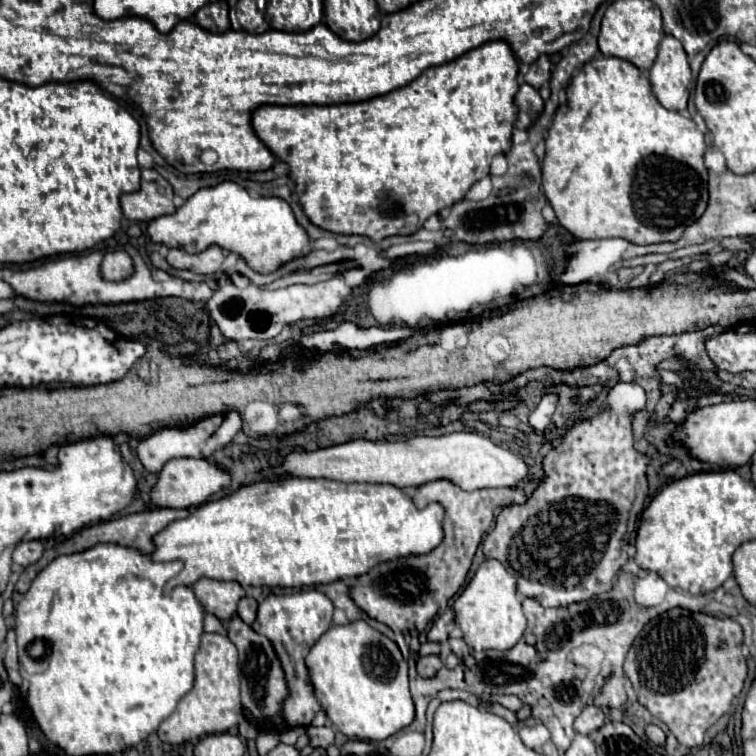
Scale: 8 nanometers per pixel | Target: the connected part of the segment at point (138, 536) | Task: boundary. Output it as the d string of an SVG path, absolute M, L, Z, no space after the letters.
M153 508L153 510L145 510L145 512L137 512L137 514L129 514L129 516L121 516L121 518L115 518L115 520L107 520L107 522L99 522L95 526L89 526L89 528L83 528L81 532L61 540L59 544L55 544L53 548L45 550L45 554L31 566L25 568L25 572L19 576L17 584L15 584L15 590L19 594L25 594L31 580L35 578L37 572L41 572L49 562L53 562L57 556L63 556L63 554L75 554L75 552L83 552L87 548L93 548L95 544L119 544L119 546L127 546L127 548L133 548L141 554L151 554L153 552L153 542L151 538L155 536L155 532L163 530L169 522L177 520L177 518L183 518L187 516L189 512L187 510L171 510L171 508Z

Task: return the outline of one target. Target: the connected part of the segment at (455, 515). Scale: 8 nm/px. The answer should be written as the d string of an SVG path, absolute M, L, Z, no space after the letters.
M435 480L427 486L419 486L411 498L417 508L425 508L431 502L439 502L443 506L443 542L429 554L401 556L379 562L369 572L357 576L355 584L349 588L351 600L369 618L387 624L393 632L421 632L427 628L433 616L447 606L449 598L453 598L453 594L463 586L483 534L495 522L495 510L517 502L517 492L515 488L485 488L465 492L449 480Z

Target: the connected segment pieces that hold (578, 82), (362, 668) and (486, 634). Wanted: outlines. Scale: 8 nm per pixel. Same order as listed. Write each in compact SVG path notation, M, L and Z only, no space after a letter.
M601 56L583 64L569 82L567 102L557 108L541 164L541 186L559 224L579 240L625 238L633 244L679 240L683 228L707 208L706 131L684 112L686 109L679 113L663 108L653 96L649 80L627 60Z
M365 620L331 626L315 642L305 662L317 700L343 734L359 740L385 740L413 722L415 706L409 694L407 662L399 646Z
M485 560L453 602L457 626L463 630L463 640L473 650L509 650L525 632L527 620L521 610L521 600L515 590L515 578L499 564L499 560Z

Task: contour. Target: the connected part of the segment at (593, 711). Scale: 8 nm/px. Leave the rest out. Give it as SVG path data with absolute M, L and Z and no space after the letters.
M587 706L581 712L581 716L575 720L575 730L583 736L589 736L589 734L593 734L595 730L599 730L603 726L603 720L605 720L605 716L603 716L601 708Z

